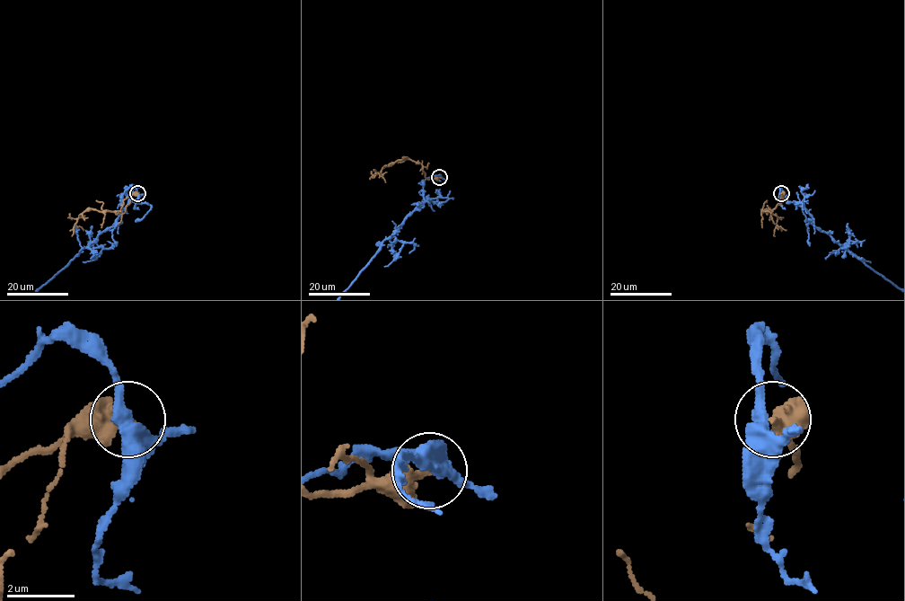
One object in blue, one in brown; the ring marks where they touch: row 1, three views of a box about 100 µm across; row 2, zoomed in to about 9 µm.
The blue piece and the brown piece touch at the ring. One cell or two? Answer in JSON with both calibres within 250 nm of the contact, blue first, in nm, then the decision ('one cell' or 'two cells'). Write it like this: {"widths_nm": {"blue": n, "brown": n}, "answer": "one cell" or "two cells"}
{"widths_nm": {"blue": 400, "brown": 320}, "answer": "two cells"}

